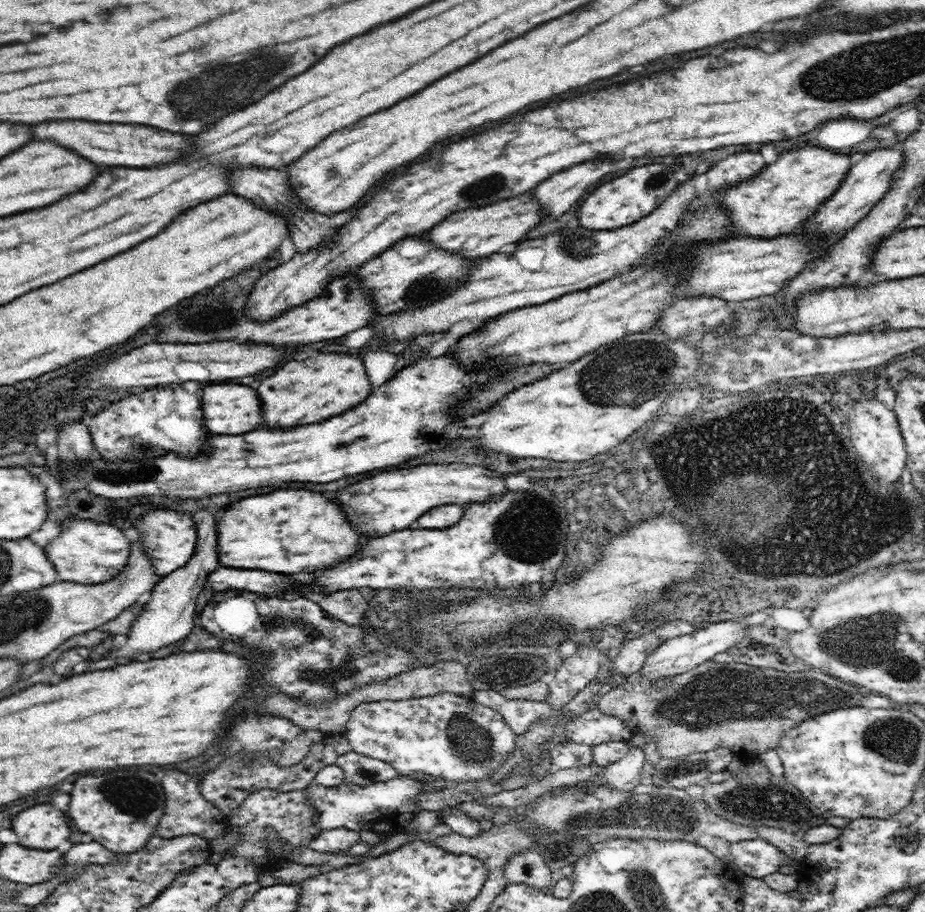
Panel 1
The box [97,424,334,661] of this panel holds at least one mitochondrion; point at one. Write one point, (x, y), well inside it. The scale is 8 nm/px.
(272, 626)

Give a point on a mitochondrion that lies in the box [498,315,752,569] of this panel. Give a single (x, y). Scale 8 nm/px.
(613, 377)

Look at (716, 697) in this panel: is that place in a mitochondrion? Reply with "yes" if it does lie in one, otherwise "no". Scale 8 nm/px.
yes

